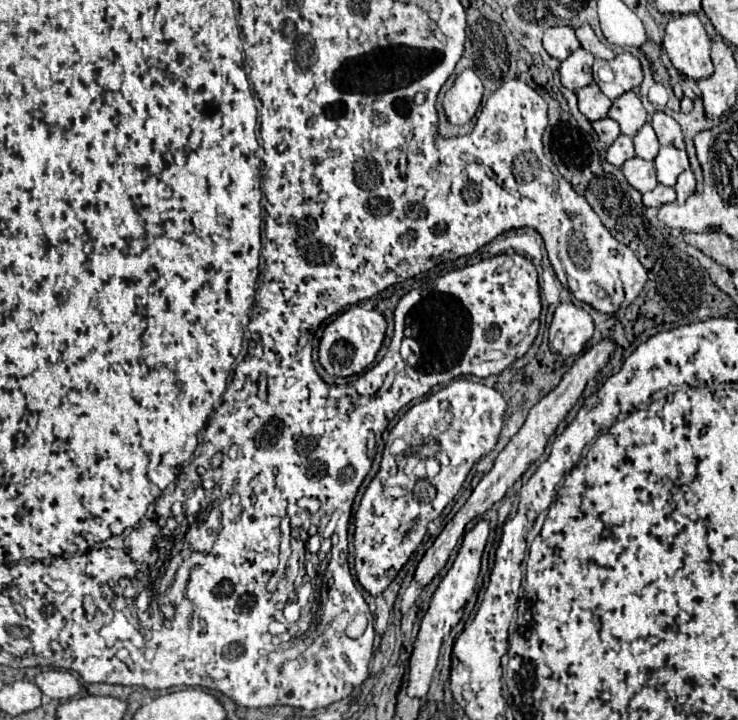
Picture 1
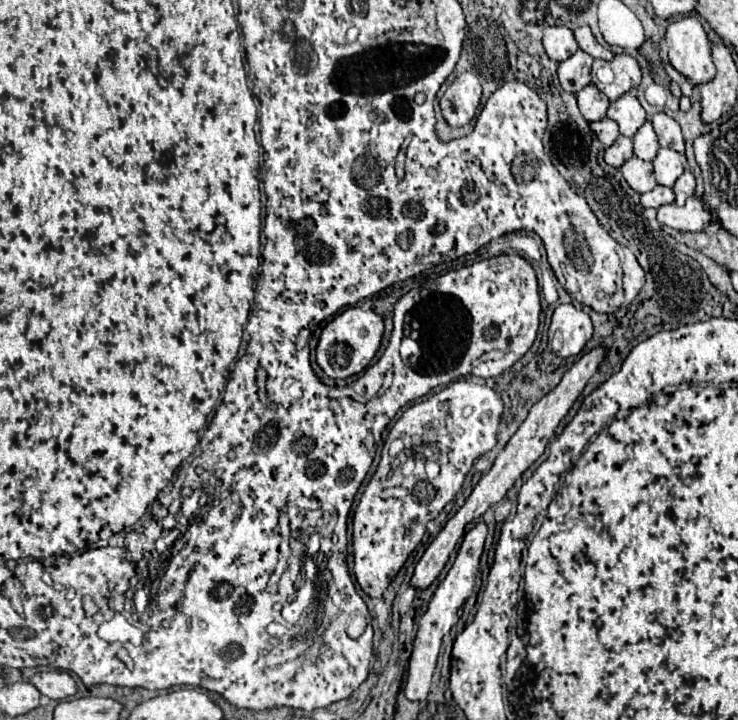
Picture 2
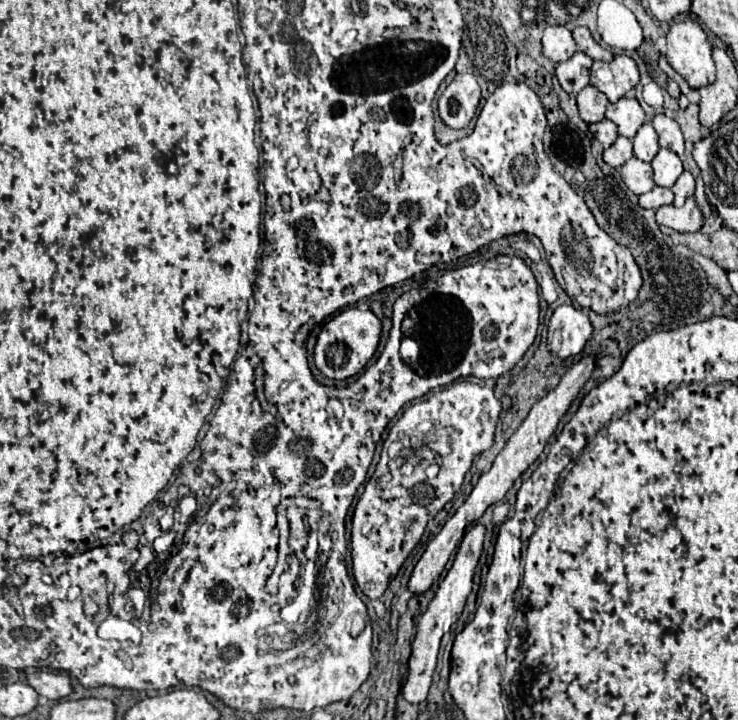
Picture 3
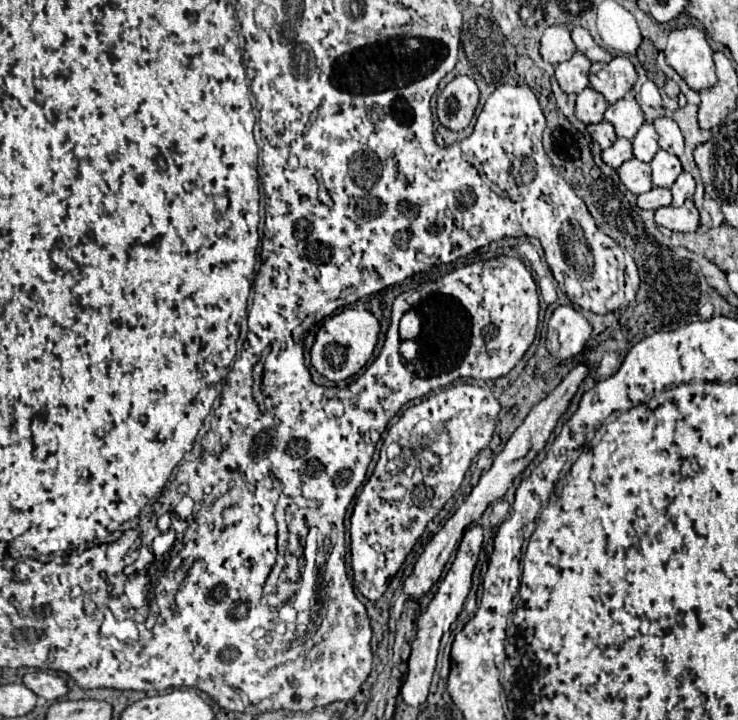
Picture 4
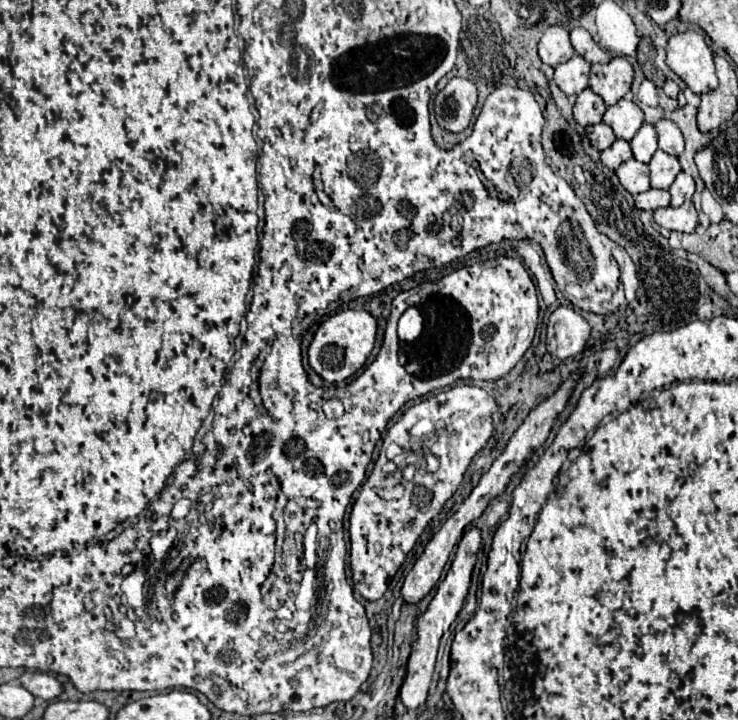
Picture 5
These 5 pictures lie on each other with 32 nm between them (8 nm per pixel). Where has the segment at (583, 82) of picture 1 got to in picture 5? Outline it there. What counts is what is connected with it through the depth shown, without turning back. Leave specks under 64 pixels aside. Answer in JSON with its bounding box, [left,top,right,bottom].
[554,54,590,96]

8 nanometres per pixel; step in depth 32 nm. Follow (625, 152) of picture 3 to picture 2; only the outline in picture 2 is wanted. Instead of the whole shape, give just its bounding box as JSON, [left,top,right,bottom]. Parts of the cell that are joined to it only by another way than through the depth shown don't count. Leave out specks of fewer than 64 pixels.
[604,136,634,168]

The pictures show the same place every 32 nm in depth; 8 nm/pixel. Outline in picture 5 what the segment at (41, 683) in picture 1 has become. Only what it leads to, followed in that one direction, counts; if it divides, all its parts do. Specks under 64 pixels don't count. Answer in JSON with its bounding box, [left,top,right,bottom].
[18,672,62,700]

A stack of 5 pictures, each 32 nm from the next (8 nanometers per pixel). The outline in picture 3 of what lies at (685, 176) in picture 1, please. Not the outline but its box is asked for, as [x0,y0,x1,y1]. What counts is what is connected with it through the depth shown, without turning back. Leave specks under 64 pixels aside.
[672,172,694,206]

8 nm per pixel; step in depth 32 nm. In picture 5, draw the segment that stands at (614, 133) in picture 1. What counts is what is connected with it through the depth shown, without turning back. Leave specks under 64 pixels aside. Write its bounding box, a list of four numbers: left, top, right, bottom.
[586,122,616,150]

